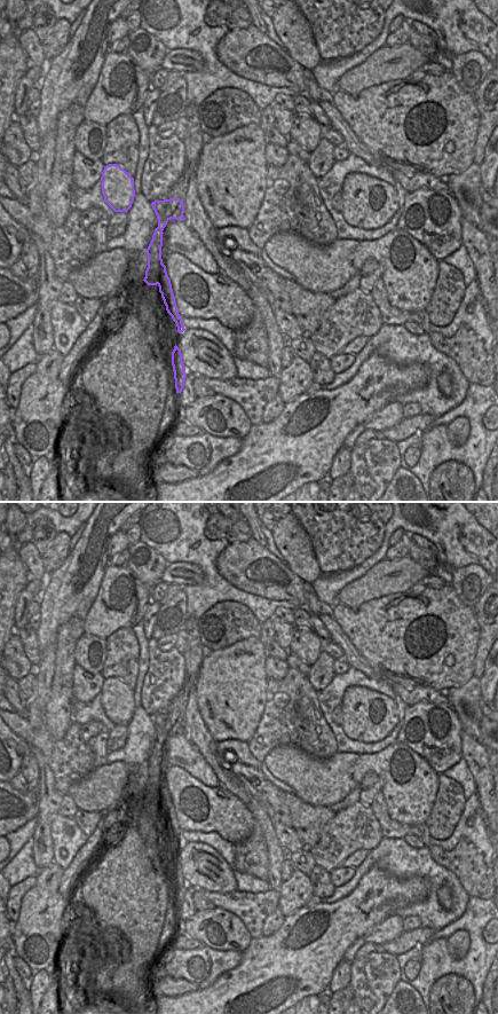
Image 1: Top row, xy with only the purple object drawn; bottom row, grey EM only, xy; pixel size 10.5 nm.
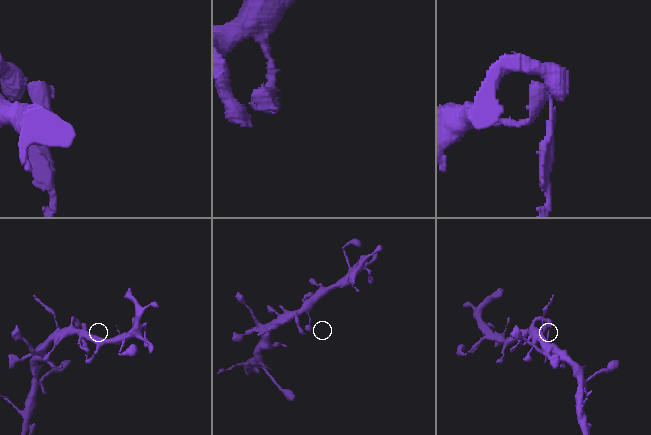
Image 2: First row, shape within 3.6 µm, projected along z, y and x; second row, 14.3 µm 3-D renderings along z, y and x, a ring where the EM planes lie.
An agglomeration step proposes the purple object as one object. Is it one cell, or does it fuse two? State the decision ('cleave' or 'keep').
cleave

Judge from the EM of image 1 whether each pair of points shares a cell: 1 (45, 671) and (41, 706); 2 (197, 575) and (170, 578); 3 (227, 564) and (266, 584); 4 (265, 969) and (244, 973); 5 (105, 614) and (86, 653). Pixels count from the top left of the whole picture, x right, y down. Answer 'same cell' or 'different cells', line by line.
1: same cell
2: same cell
3: same cell
4: same cell
5: different cells

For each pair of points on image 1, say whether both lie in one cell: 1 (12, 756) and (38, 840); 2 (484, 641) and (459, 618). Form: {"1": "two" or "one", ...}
{"1": "one", "2": "two"}

